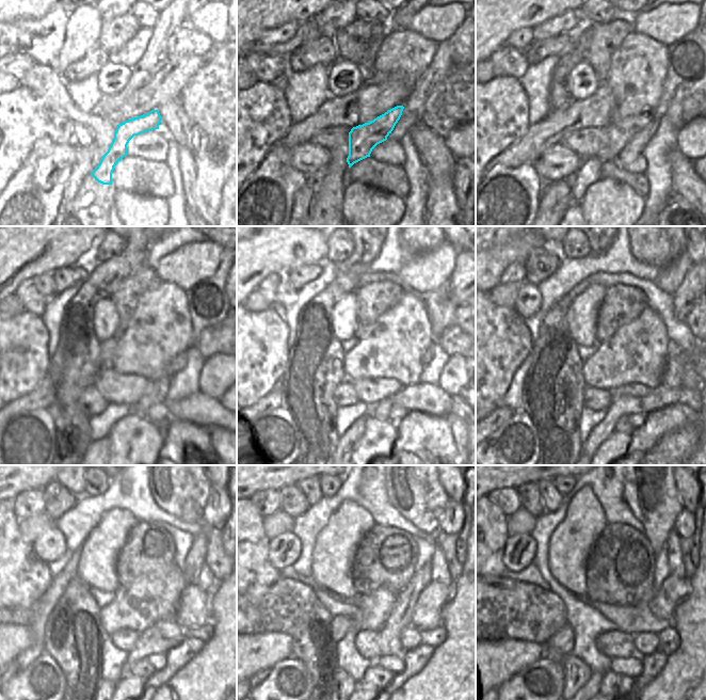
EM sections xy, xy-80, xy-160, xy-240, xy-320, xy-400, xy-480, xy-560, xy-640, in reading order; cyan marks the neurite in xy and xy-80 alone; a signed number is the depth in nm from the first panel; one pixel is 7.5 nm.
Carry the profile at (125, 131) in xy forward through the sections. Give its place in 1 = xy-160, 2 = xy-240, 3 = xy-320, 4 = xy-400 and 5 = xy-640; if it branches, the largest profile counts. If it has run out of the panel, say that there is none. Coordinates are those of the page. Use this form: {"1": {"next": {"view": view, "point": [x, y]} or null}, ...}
{"1": {"next": {"view": "xy-160", "point": [619, 132]}}, "2": {"next": {"view": "xy-240", "point": [179, 362]}}, "3": {"next": {"view": "xy-320", "point": [427, 355]}}, "4": {"next": {"view": "xy-400", "point": [673, 349]}}, "5": {"next": {"view": "xy-640", "point": [676, 568]}}}

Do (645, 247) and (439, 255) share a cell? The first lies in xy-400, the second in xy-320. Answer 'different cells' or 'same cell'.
different cells

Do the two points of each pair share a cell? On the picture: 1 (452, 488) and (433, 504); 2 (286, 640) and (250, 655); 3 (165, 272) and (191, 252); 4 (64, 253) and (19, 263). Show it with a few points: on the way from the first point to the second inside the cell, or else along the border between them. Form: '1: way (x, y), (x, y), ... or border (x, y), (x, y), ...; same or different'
1: border (437, 476), (449, 497); different
2: way (277, 646), (258, 652); same
3: way (172, 268), (175, 268), (185, 258); same
4: way (53, 241), (51, 239), (43, 239), (31, 251); same

